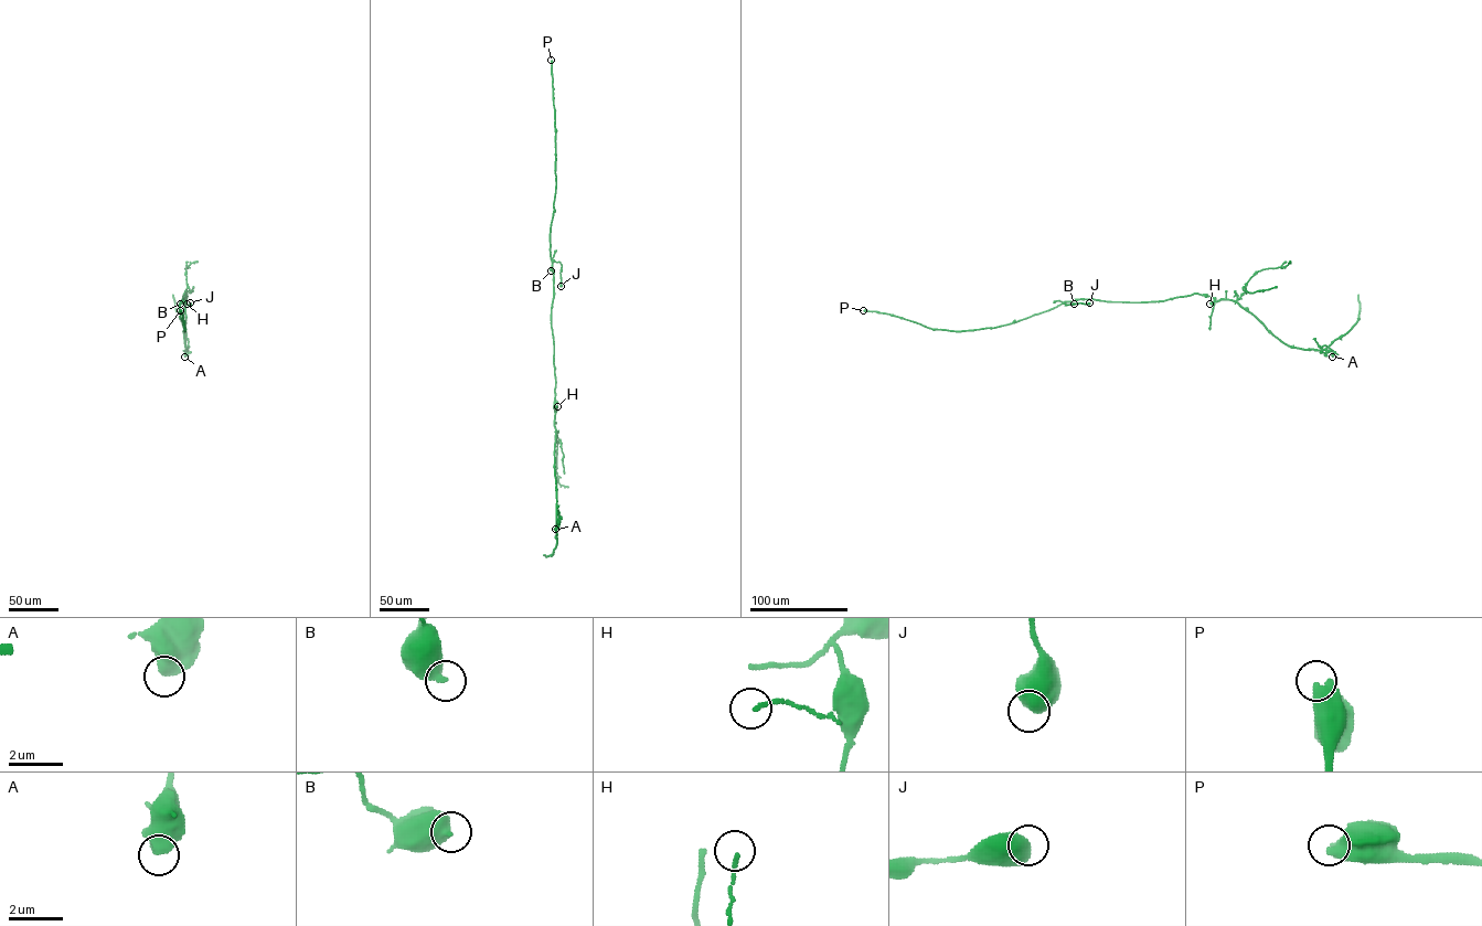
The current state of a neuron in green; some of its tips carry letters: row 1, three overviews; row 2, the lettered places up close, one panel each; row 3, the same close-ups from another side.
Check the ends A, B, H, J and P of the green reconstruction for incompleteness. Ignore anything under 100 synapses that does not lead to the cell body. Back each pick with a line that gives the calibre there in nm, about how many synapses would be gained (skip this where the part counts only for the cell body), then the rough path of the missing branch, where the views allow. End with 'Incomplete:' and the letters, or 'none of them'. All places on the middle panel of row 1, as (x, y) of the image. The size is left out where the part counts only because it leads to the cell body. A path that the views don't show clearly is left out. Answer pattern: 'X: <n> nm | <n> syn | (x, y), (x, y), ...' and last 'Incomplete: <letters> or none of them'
P: 600 nm | 200 syn
Incomplete: P

